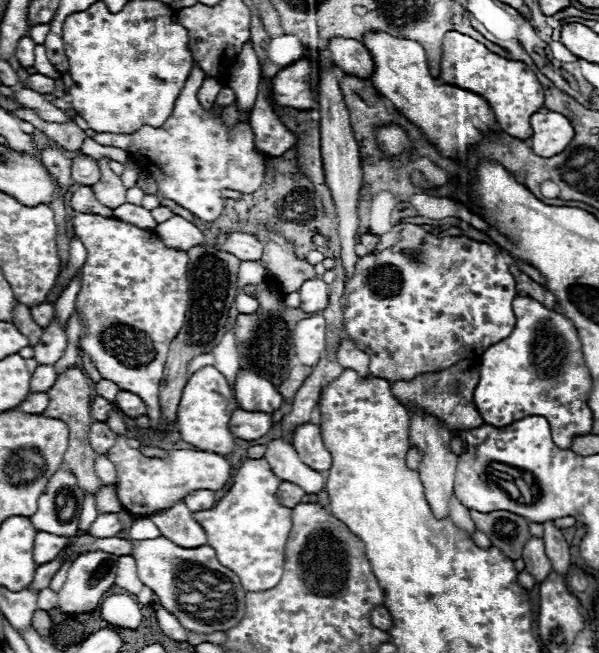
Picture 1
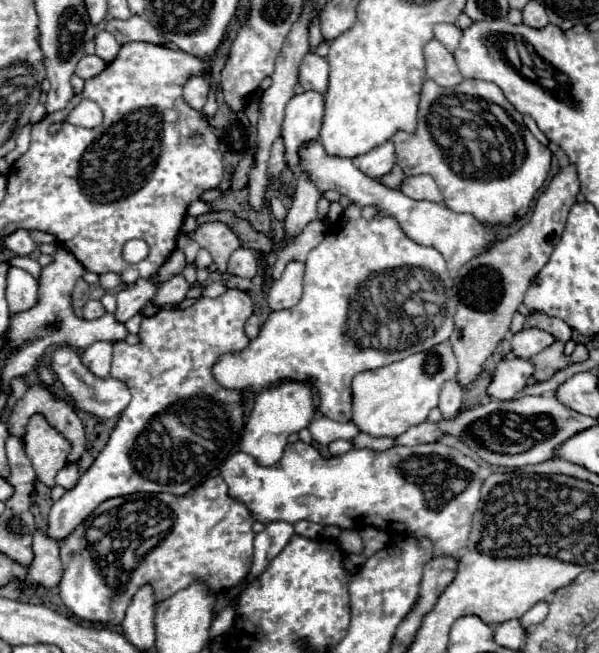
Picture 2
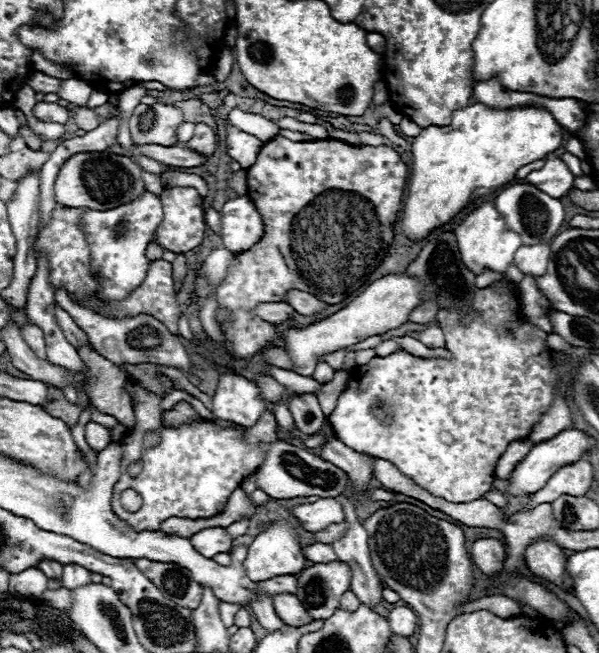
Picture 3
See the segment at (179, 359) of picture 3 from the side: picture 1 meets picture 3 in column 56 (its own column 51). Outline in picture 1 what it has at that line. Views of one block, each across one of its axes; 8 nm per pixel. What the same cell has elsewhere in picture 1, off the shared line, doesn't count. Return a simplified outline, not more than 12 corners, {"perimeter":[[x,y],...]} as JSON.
{"perimeter":[[78,238],[70,240],[68,264],[60,272],[48,302],[70,284],[86,260],[86,250]]}

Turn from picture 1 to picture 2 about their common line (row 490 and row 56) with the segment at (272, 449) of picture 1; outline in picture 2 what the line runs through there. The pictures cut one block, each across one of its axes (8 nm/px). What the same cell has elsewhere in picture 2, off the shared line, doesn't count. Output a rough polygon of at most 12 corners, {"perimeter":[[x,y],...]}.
{"perimeter":[[308,52],[300,64],[304,90],[326,94],[328,62]]}

